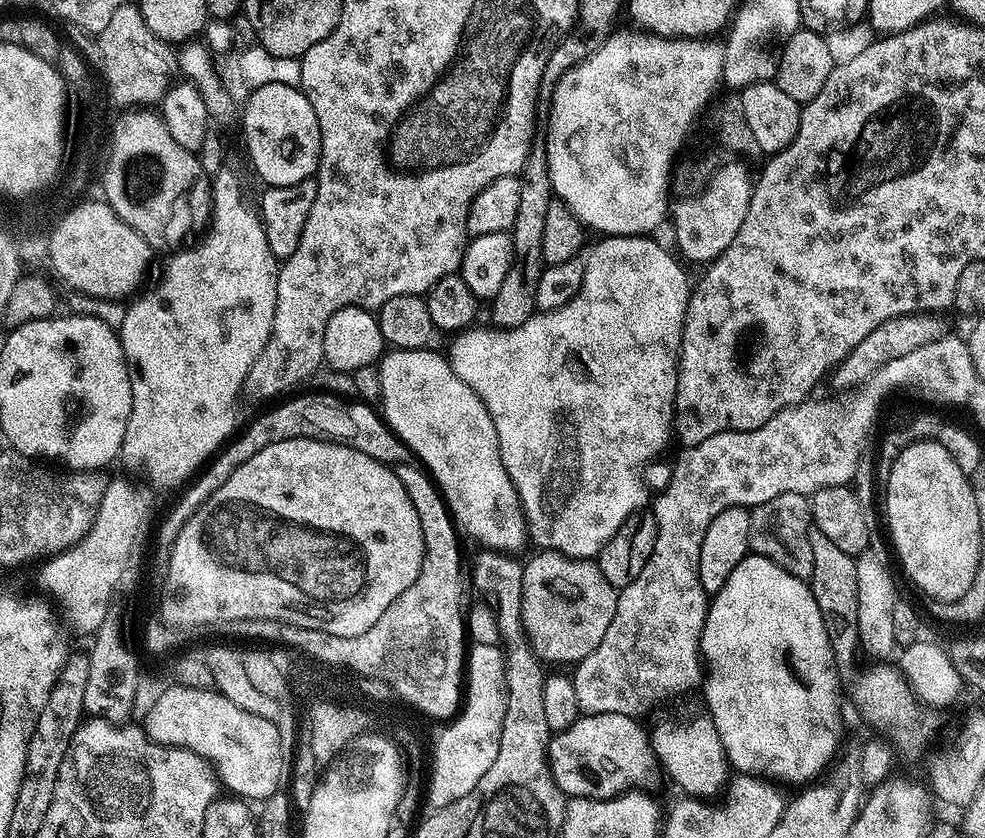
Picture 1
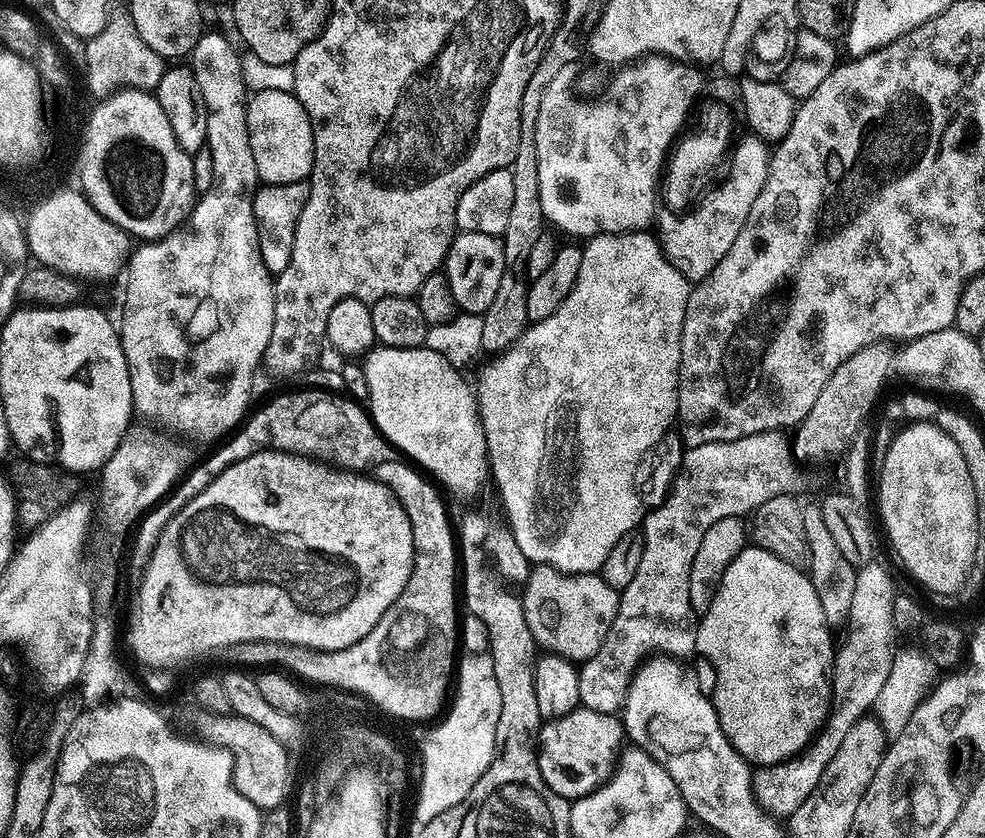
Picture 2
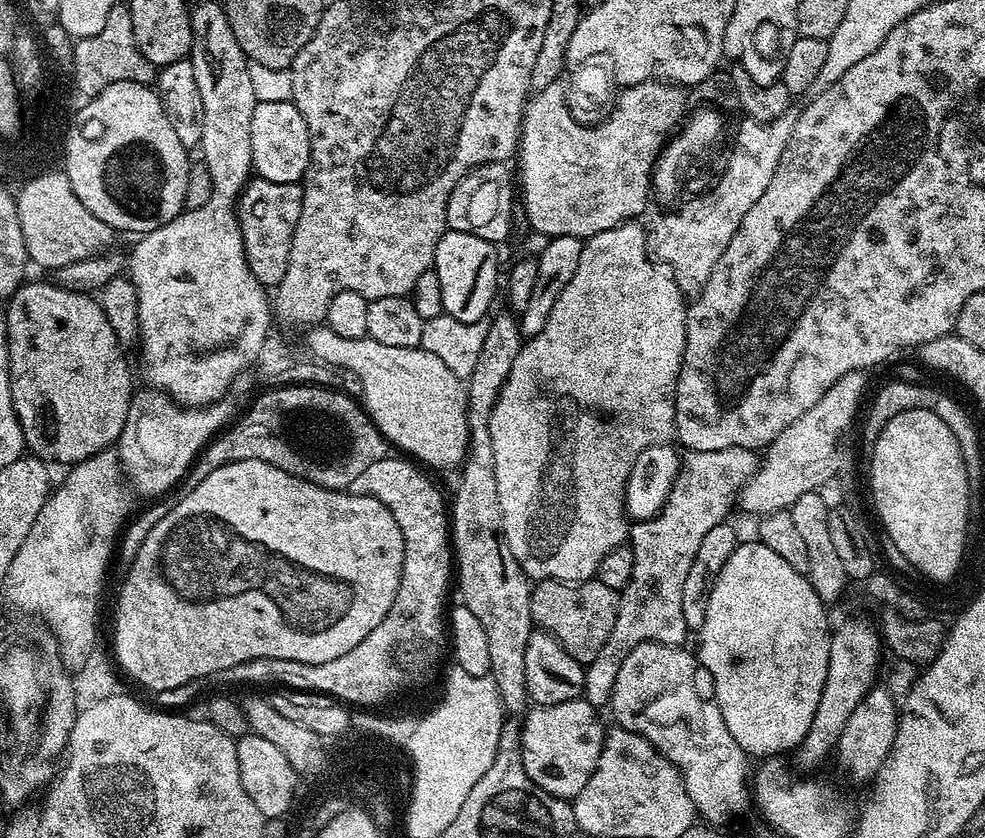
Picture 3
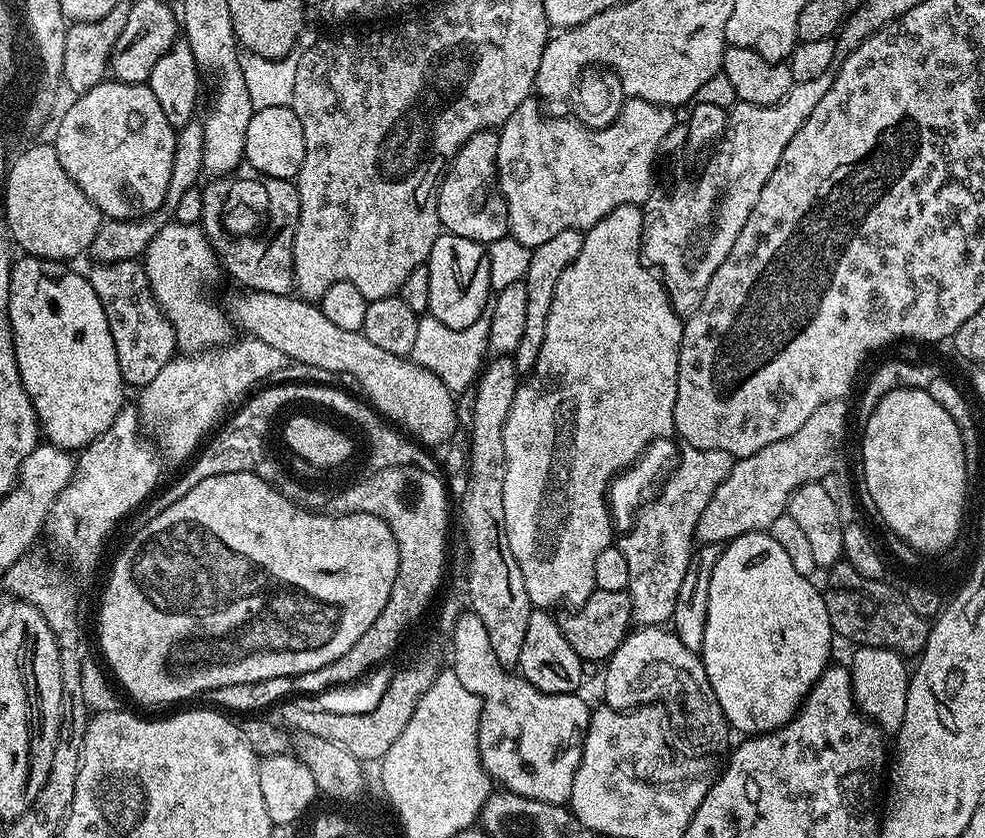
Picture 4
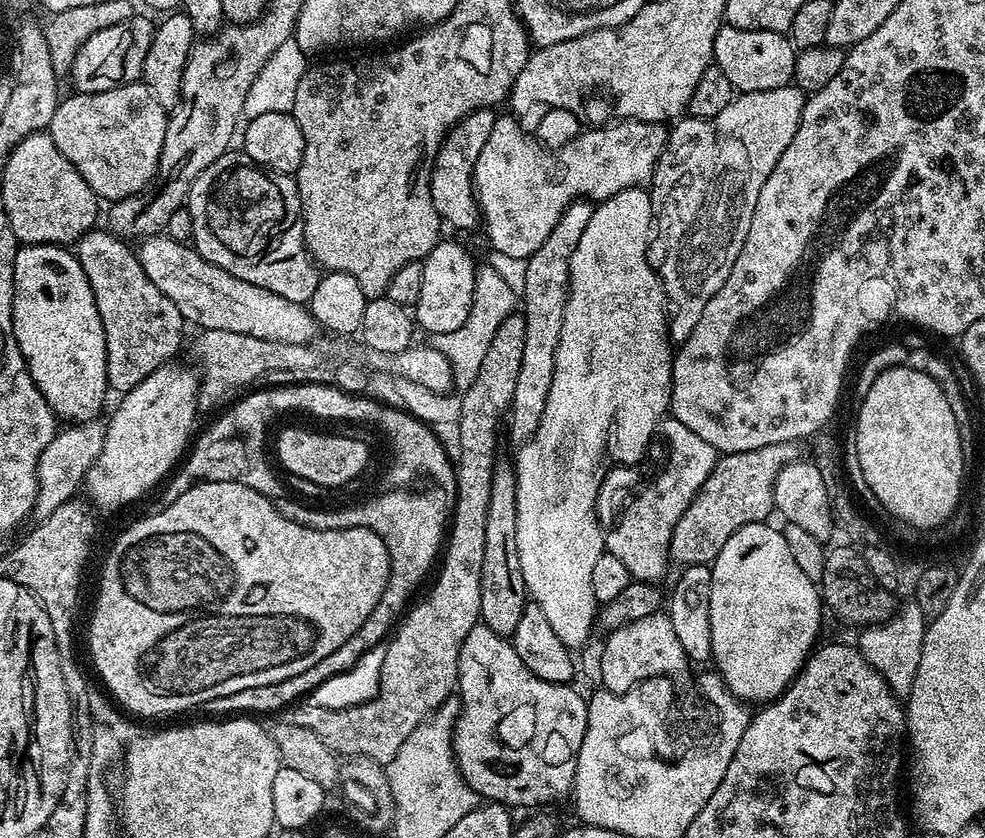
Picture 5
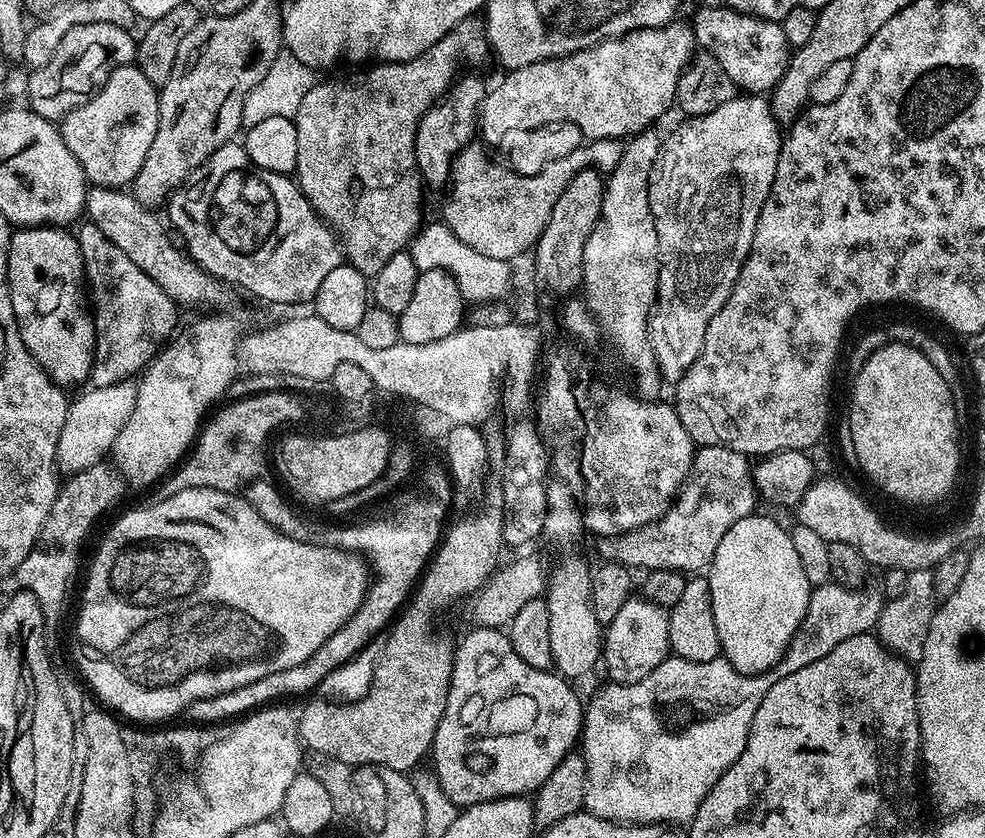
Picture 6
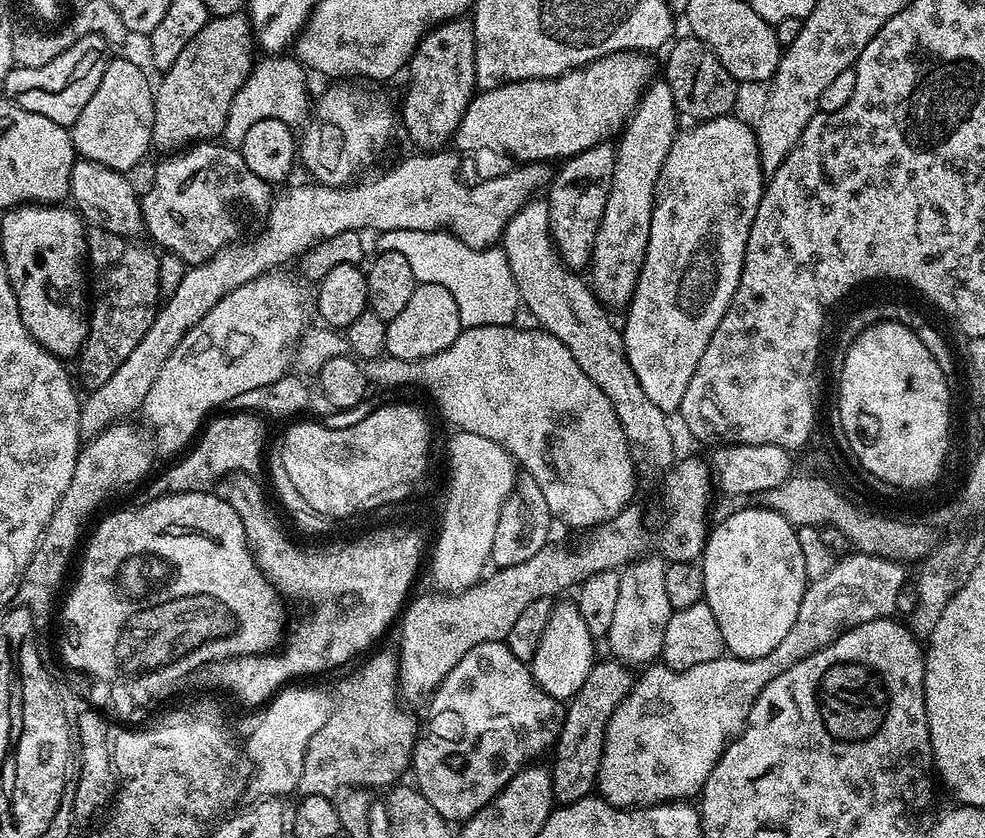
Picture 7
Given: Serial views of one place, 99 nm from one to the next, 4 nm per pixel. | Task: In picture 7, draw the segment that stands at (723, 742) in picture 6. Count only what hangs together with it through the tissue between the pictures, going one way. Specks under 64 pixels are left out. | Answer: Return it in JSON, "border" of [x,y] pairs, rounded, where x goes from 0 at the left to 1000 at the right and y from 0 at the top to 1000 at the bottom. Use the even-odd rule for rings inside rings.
{"border":[[[870,656],[865,661],[866,663],[854,662],[854,668],[852,665],[846,672],[843,685],[821,696],[814,709],[806,747],[802,747],[798,761],[794,761],[794,766],[790,766],[790,771],[786,771],[782,780],[774,780],[760,788],[736,780],[725,785],[725,790],[713,790],[713,795],[703,795],[695,802],[685,802],[674,791],[666,790],[651,801],[654,803],[645,810],[638,831],[623,847],[614,869],[613,894],[604,937],[614,959],[622,959],[624,964],[659,964],[662,959],[694,957],[706,951],[714,940],[717,928],[721,928],[721,919],[725,919],[725,914],[731,908],[740,883],[755,872],[755,864],[759,860],[770,828],[785,809],[823,778],[838,773],[867,747],[895,740],[910,730],[912,709],[920,699],[919,674],[913,668]]]}

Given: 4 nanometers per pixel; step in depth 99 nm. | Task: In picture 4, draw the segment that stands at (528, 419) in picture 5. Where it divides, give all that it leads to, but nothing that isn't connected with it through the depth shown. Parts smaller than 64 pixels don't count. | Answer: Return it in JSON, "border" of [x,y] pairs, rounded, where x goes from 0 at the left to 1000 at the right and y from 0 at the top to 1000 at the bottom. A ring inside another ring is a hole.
{"border":[[[588,272],[571,274],[571,279],[562,279],[558,289],[550,289],[550,294],[540,297],[538,317],[531,335],[534,341],[534,394],[530,399],[530,408],[526,408],[522,421],[525,445],[539,444],[550,408],[554,403],[554,379],[558,375],[558,360],[562,360],[562,351],[566,337],[571,332],[571,322],[587,308],[587,298],[593,292],[593,277]]]}

